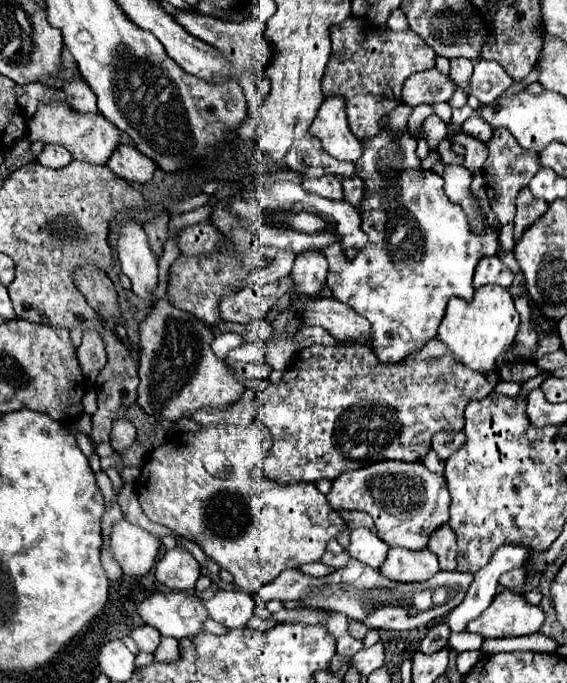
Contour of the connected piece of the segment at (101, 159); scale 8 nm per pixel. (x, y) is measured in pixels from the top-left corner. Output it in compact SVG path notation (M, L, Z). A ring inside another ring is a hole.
M63 98L39 102L35 116L27 122L25 136L27 140L33 140L33 142L61 144L73 154L73 158L89 164L107 164L113 150L121 144L121 130L113 126L105 116L101 116L99 112L83 114L79 110L73 110ZM81 150L83 150L83 158L81 158Z

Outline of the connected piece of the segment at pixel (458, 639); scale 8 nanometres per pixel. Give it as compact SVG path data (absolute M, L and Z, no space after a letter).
M451 632L449 645L458 653L466 650L480 650L483 638L479 634Z

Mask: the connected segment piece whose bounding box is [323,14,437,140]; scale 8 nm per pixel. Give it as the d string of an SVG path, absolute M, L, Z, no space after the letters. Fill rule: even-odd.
M349 16L341 24L333 26L333 56L325 70L323 94L341 94L347 102L347 120L351 132L363 140L377 132L377 124L401 104L403 82L415 74L435 68L435 52L413 30L393 32L377 28L363 16Z

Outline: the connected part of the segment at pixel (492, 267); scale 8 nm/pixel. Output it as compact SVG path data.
M489 256L489 258L481 258L477 268L475 268L475 278L473 278L473 286L485 286L485 284L499 284L503 288L511 288L513 284L513 272L497 258L497 256Z

